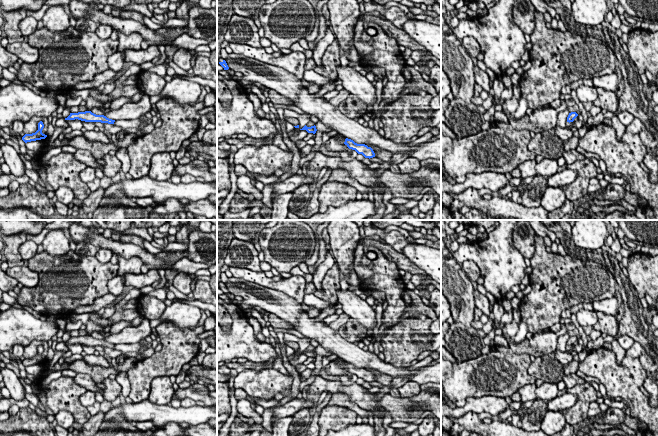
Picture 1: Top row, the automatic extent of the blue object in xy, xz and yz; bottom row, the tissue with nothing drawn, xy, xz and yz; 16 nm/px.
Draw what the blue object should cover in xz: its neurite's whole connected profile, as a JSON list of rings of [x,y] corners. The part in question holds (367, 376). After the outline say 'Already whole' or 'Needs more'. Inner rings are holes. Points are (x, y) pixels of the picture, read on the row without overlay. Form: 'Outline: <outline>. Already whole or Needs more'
Outline: [[[346,362],[344,368],[352,374],[355,374],[358,378],[362,378],[365,382],[375,381],[375,377],[371,371],[365,368],[357,368],[353,364]]]. Already whole

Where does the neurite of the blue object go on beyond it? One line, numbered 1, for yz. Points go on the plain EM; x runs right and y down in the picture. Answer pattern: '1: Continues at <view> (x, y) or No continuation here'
1: No continuation here

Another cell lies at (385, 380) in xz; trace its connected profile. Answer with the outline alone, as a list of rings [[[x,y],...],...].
[[[366,368],[368,371],[371,371],[375,377],[375,381],[381,383],[383,386],[390,386],[390,391],[389,391],[389,394],[392,396],[392,397],[398,397],[400,398],[400,393],[398,391],[398,388],[395,388],[392,386],[392,380],[393,378],[391,376],[388,376],[384,373],[381,373],[377,370],[374,370],[374,369],[370,369],[370,368]]]

